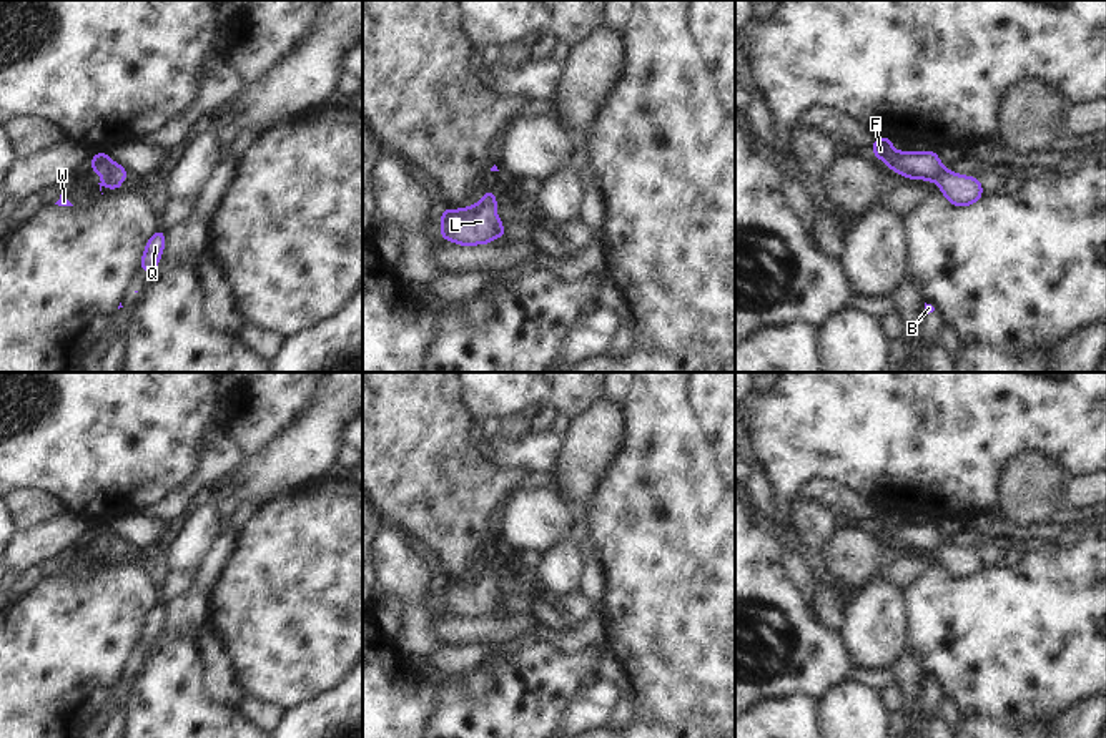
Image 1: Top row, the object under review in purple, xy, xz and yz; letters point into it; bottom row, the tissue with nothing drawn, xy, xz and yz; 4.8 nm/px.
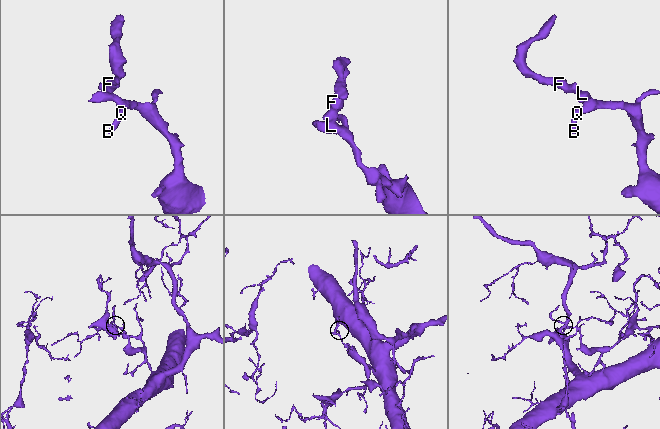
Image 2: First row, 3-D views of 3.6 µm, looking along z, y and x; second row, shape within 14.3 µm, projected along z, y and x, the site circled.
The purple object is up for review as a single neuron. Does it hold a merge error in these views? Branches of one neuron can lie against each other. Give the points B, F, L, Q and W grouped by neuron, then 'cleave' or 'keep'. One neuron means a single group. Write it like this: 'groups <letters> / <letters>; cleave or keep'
groups B F L Q W; keep

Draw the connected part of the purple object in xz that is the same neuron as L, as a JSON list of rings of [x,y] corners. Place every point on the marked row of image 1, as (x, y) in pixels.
[[[487,191],[474,206],[464,209],[444,208],[441,214],[441,238],[462,246],[487,246],[494,238],[506,238],[496,206],[496,193]]]

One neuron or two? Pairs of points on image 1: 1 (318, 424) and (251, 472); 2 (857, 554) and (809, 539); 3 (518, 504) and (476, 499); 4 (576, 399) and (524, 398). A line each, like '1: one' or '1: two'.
1: one
2: two
3: two
4: one

